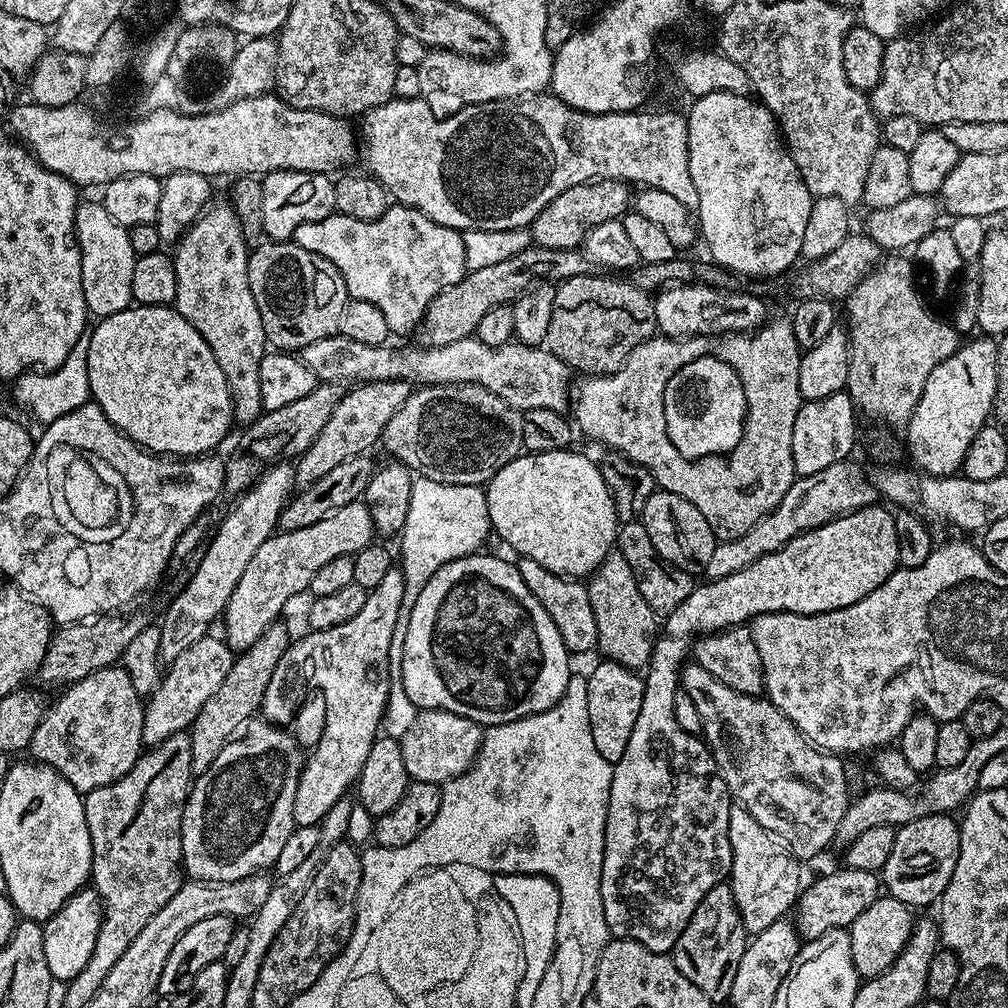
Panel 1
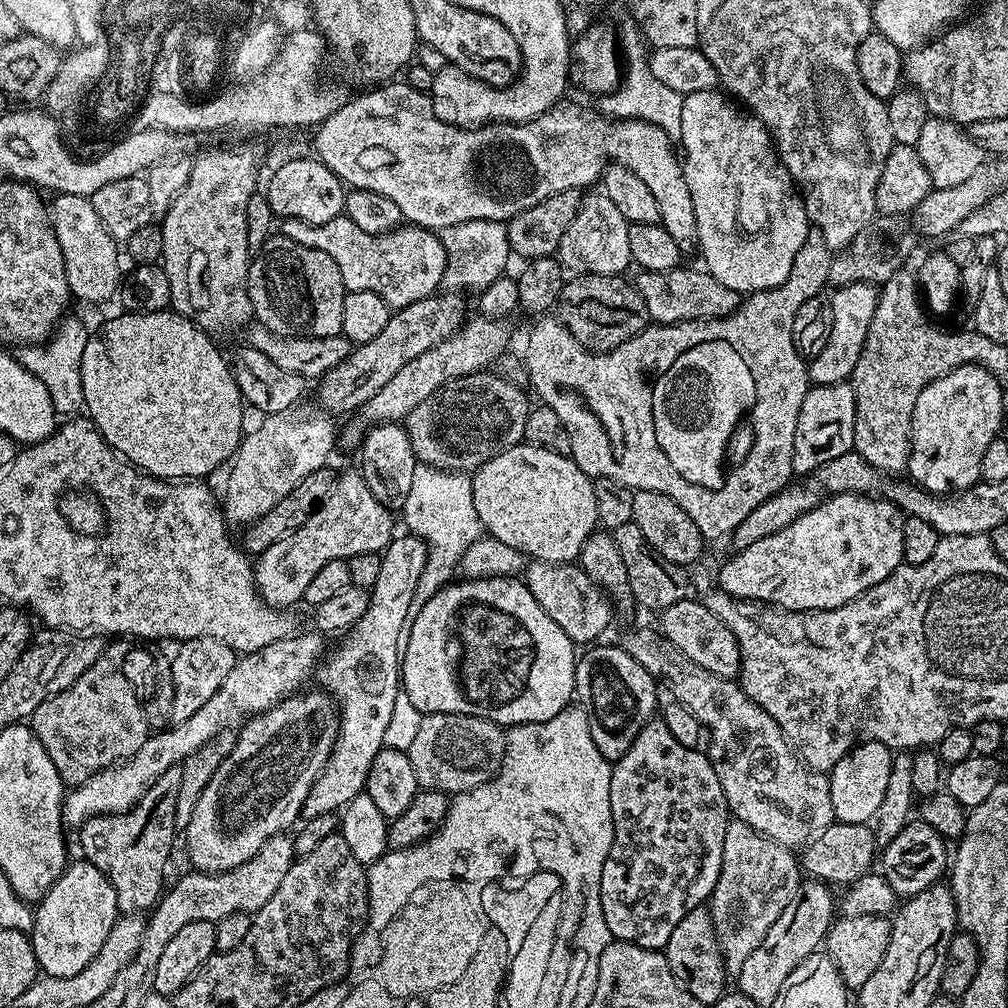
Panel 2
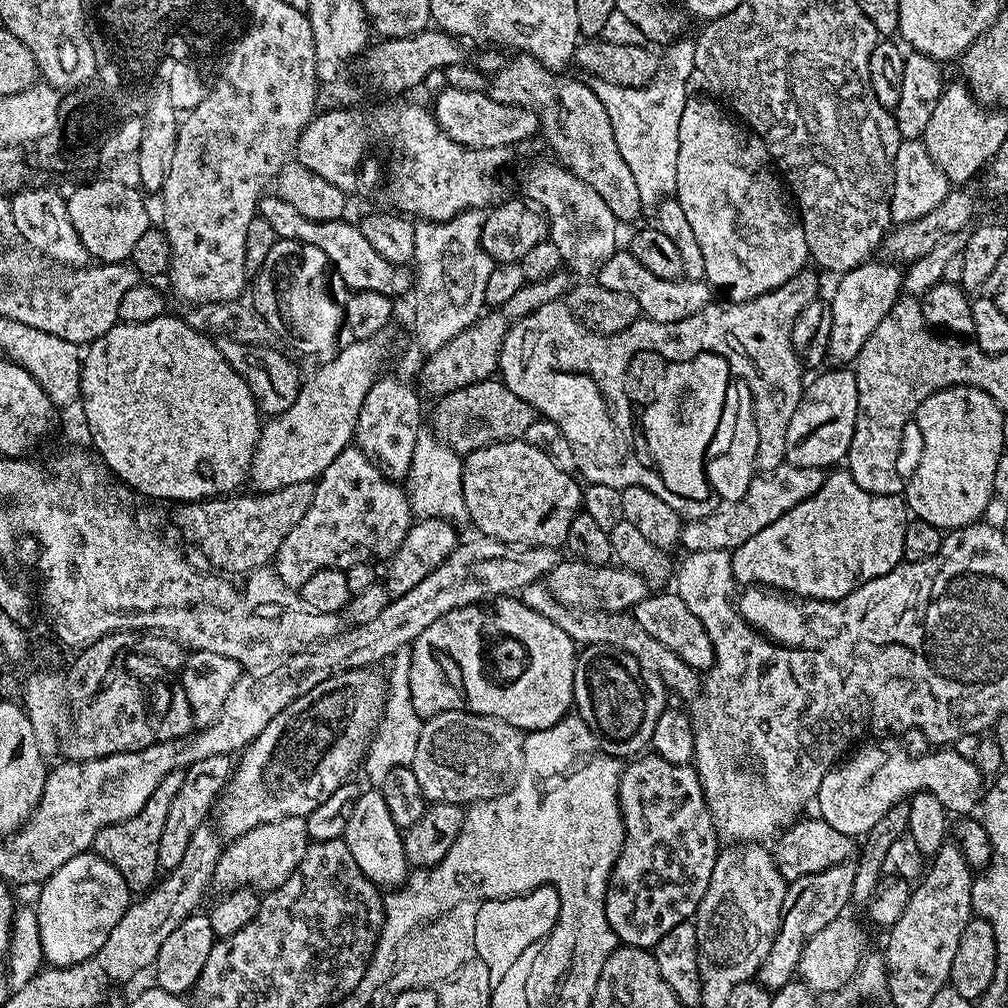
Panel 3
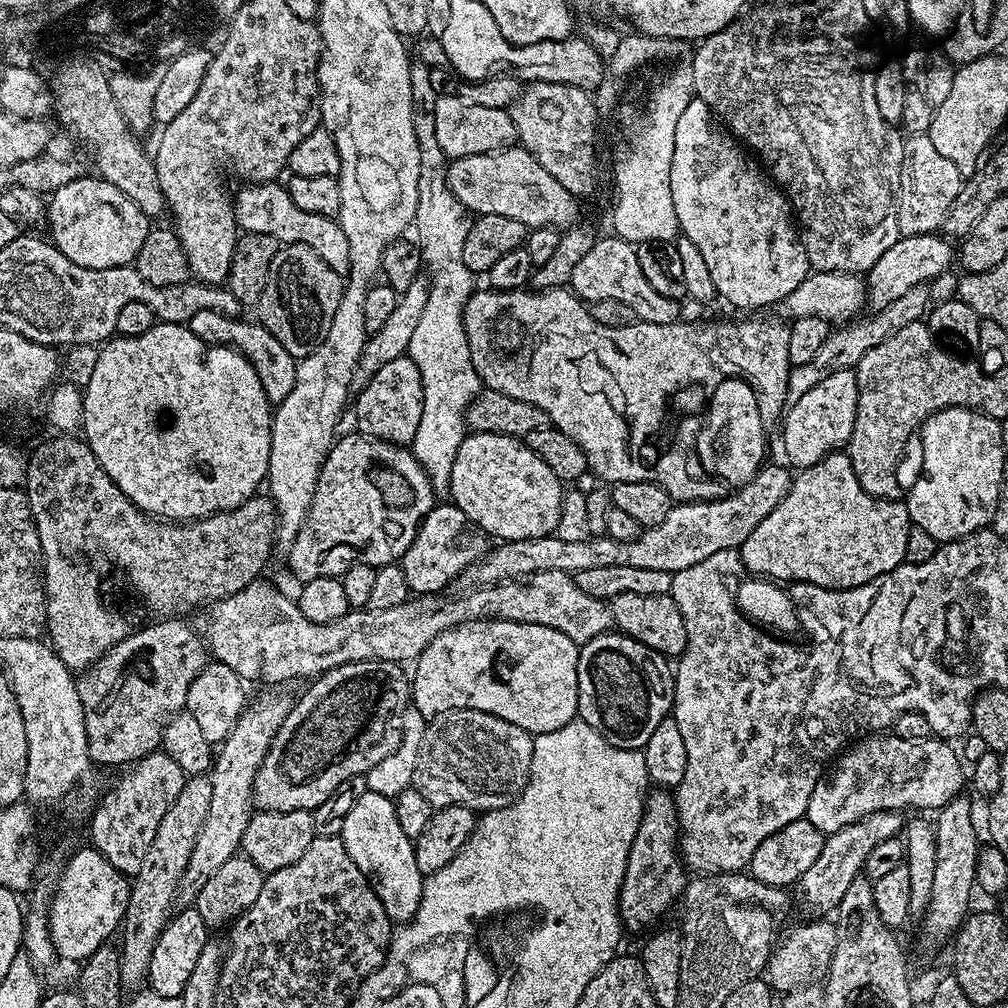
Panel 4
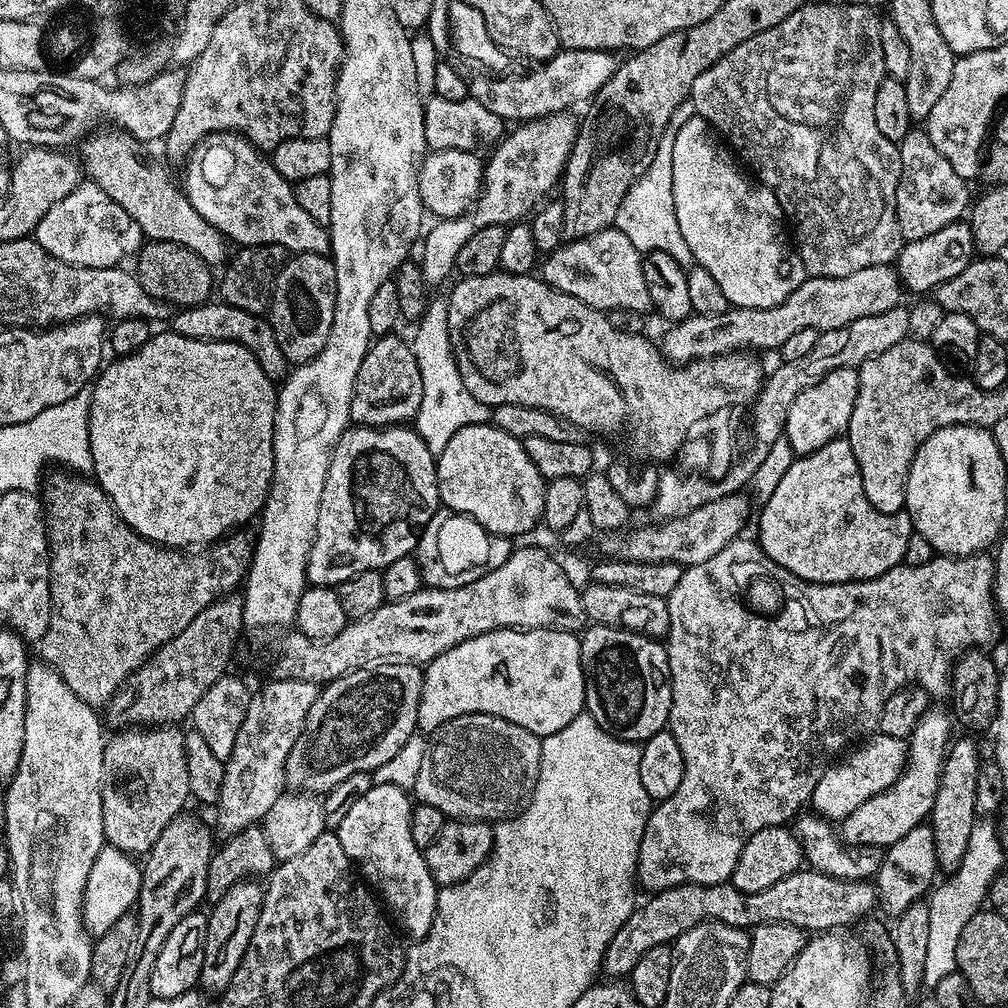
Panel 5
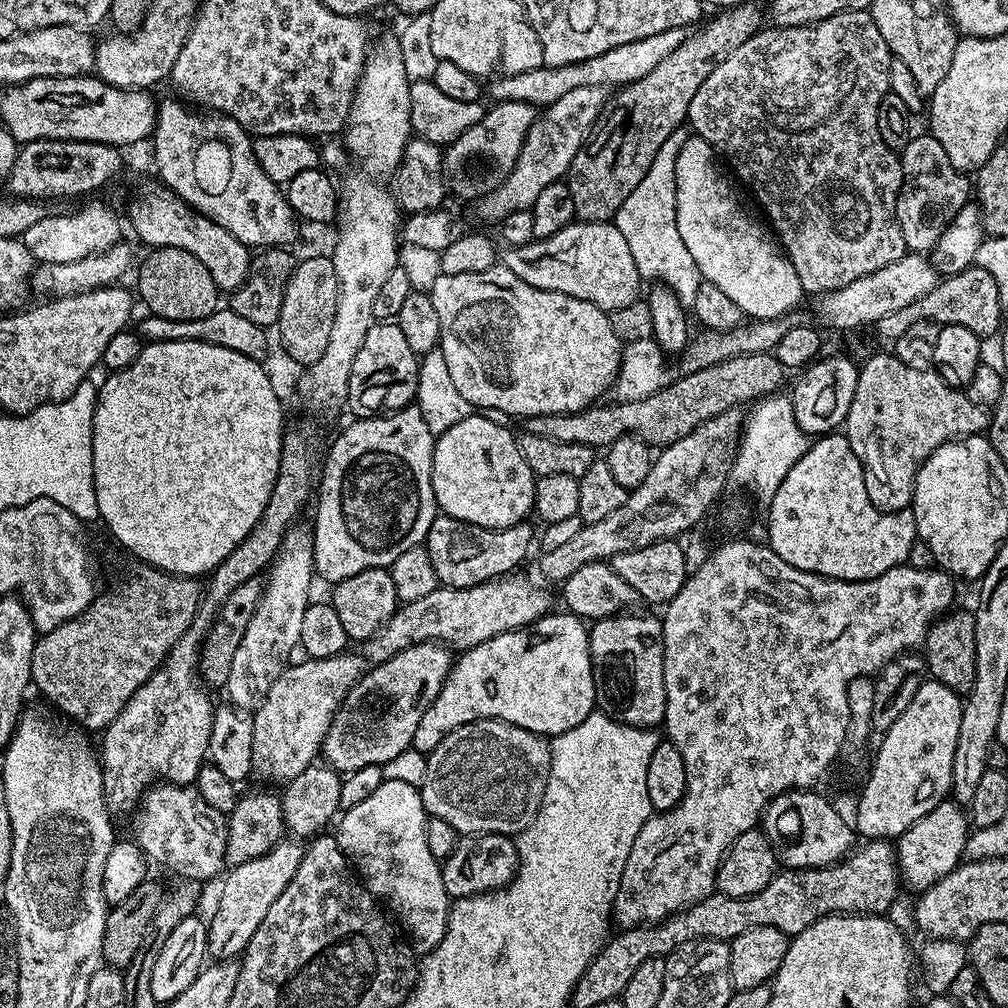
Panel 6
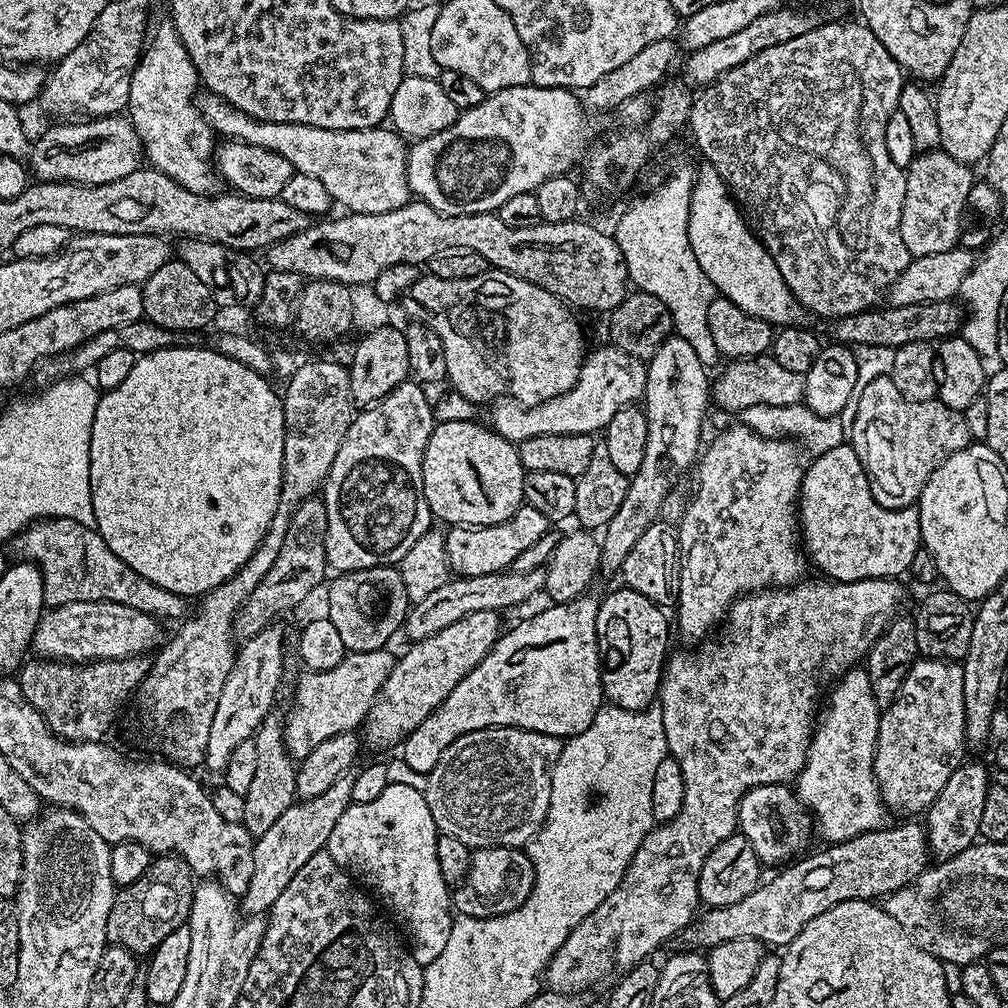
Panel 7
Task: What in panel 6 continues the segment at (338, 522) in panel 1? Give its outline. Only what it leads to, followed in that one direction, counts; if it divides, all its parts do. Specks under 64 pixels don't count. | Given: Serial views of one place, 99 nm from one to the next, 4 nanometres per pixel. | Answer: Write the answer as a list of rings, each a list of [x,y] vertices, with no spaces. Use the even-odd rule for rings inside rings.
[[[409,406],[400,412],[389,412],[383,416],[366,416],[356,418],[351,421],[353,424],[337,438],[332,444],[332,449],[327,449],[322,460],[322,475],[318,480],[318,499],[316,504],[316,526],[312,528],[313,533],[313,569],[329,584],[337,584],[346,578],[353,577],[354,574],[361,573],[362,570],[374,568],[391,567],[395,558],[405,550],[410,550],[413,546],[423,543],[427,539],[430,526],[434,518],[438,515],[436,499],[434,498],[434,486],[432,485],[432,455],[436,445],[436,436],[426,426],[426,418],[422,418],[419,408]]]

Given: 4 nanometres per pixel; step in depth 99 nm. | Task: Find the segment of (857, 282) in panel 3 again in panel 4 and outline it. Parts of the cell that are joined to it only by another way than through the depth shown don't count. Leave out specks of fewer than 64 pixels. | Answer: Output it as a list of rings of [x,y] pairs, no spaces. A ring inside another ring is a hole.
[[[940,234],[926,236],[901,236],[874,262],[872,269],[866,274],[866,304],[875,310],[890,306],[894,298],[902,298],[906,290],[919,284],[928,284],[938,274],[949,271],[954,264],[954,244],[951,239]]]

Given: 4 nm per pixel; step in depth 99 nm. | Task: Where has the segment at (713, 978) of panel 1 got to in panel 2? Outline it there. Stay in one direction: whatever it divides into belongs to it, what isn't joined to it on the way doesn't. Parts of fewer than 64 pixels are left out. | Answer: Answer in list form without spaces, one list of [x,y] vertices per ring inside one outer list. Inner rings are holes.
[[[701,906],[690,910],[690,914],[686,914],[686,918],[682,918],[678,926],[674,926],[674,934],[670,934],[662,951],[664,957],[668,959],[674,978],[678,978],[681,986],[690,994],[694,994],[698,1002],[710,1006],[724,996],[726,991],[724,956],[720,953],[720,943],[714,930],[712,914],[707,907]]]

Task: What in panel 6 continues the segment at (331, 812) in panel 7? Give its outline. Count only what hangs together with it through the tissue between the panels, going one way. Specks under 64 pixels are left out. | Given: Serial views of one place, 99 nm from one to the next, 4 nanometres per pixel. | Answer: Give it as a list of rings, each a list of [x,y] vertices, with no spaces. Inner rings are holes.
[[[296,838],[281,839],[262,858],[235,865],[223,877],[224,885],[220,888],[220,897],[216,900],[216,913],[208,926],[208,956],[213,961],[236,960],[243,953],[244,947],[254,938],[254,930],[262,926],[262,918],[274,906],[278,894],[290,886],[290,878],[298,870],[304,857],[305,845]],[[229,875],[229,876],[228,876]],[[228,876],[228,877],[227,877]]]

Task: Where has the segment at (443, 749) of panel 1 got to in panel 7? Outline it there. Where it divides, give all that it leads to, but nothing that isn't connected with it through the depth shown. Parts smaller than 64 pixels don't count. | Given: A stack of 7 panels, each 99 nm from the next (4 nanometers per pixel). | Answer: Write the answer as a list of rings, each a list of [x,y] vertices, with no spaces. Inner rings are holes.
[[[483,728],[462,734],[438,758],[432,772],[427,773],[428,785],[423,794],[430,806],[437,829],[443,834],[454,834],[473,850],[490,846],[523,849],[538,834],[546,822],[552,793],[552,771],[560,757],[562,740],[525,728]]]

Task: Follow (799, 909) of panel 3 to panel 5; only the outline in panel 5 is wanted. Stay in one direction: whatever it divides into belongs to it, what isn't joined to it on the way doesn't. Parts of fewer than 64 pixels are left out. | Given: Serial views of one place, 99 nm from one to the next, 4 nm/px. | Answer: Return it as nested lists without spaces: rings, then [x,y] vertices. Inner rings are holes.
[[[929,707],[924,716],[917,722],[916,728],[907,741],[907,764],[900,777],[887,790],[875,794],[842,821],[842,839],[845,845],[874,844],[877,848],[887,849],[889,844],[898,842],[898,838],[910,834],[910,830],[914,830],[914,826],[925,823],[931,817],[934,798],[938,794],[940,768],[944,764],[944,758],[953,736],[951,718],[940,708]]]

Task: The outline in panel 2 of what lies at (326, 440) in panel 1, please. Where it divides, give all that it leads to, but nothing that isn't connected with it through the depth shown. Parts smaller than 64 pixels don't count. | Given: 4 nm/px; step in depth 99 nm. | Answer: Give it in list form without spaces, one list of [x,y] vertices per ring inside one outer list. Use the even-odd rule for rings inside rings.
[[[477,315],[475,319],[462,324],[450,338],[438,342],[438,346],[430,346],[426,354],[418,354],[418,358],[406,362],[406,366],[402,366],[402,370],[398,370],[398,374],[394,374],[394,378],[390,378],[390,382],[386,382],[386,386],[382,386],[382,390],[378,390],[378,394],[374,394],[374,398],[370,398],[358,410],[358,417],[364,425],[348,424],[339,429],[339,447],[359,449],[366,439],[365,426],[407,421],[410,410],[426,402],[426,398],[430,398],[430,394],[442,386],[452,380],[463,380],[466,376],[491,369],[491,364],[508,348],[509,325],[502,320],[488,320],[482,315]]]

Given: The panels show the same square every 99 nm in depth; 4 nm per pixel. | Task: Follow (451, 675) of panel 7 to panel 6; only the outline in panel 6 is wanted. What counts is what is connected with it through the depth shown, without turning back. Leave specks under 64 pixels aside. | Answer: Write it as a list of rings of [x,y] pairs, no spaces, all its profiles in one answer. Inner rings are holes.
[[[429,642],[411,644],[384,664],[369,667],[346,694],[326,734],[322,756],[327,767],[347,774],[362,766],[386,764],[411,749],[418,721],[428,704],[438,698],[453,663],[453,653],[445,645]]]

